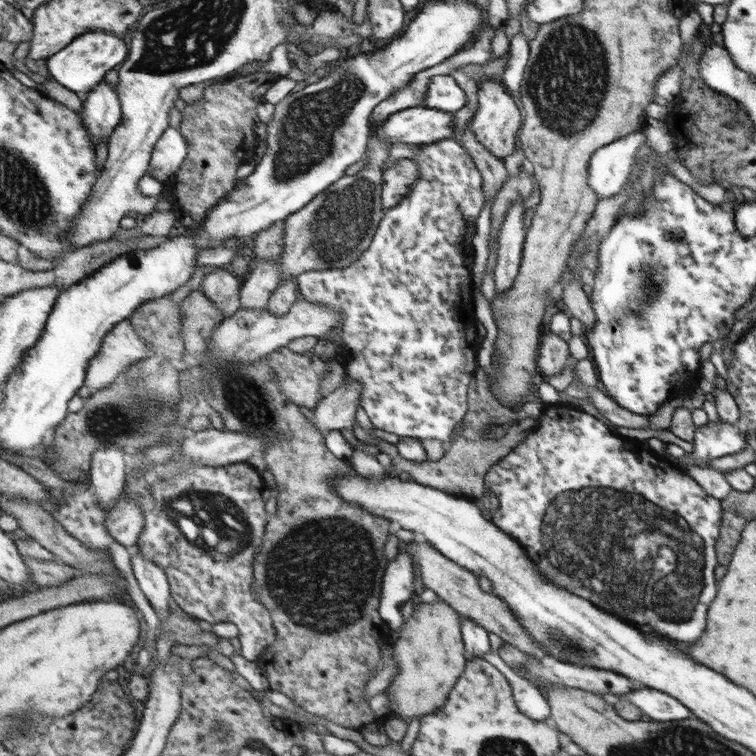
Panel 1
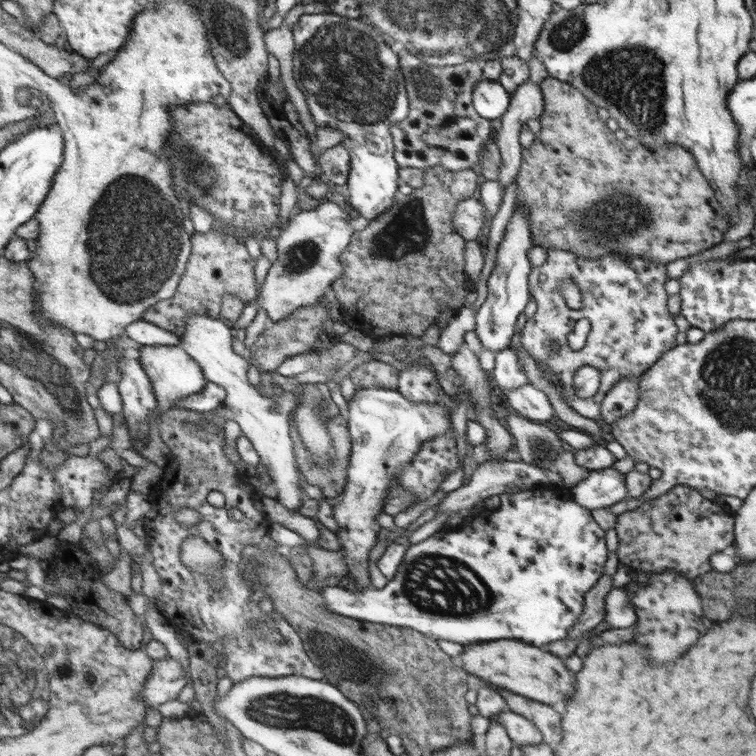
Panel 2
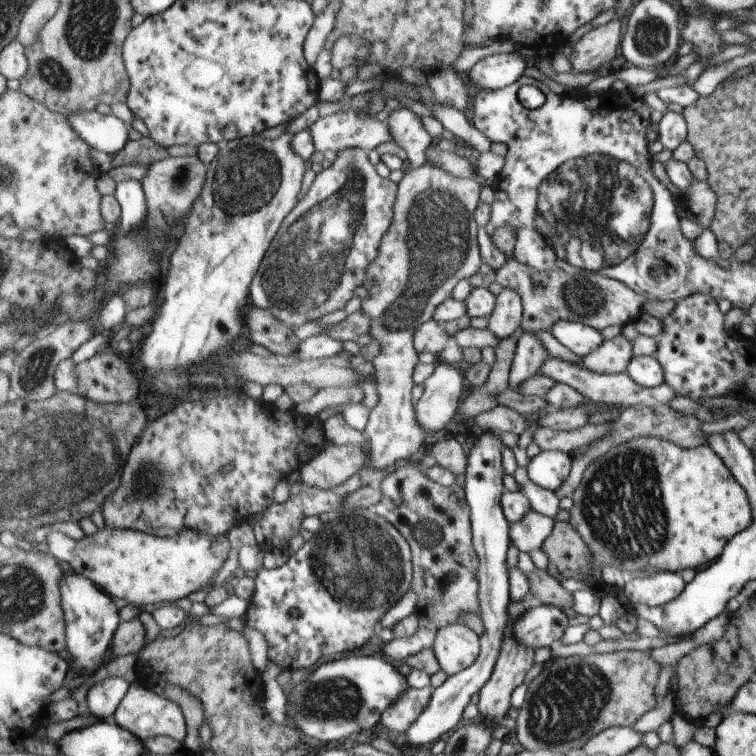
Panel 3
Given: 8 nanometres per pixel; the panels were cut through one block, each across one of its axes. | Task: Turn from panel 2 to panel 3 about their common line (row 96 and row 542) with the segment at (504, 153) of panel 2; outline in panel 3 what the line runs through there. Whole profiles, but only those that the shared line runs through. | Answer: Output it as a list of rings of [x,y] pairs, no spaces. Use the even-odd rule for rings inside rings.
[[[528,511],[518,522],[509,525],[509,539],[520,553],[529,553],[540,549],[543,542],[550,536],[556,519]]]

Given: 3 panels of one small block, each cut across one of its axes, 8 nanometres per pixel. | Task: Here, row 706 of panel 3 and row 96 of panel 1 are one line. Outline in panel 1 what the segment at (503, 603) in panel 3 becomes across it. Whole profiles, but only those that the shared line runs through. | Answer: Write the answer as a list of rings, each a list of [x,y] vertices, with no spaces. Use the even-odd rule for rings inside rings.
[[[434,75],[428,83],[422,106],[455,113],[466,102],[466,93],[451,75]]]

